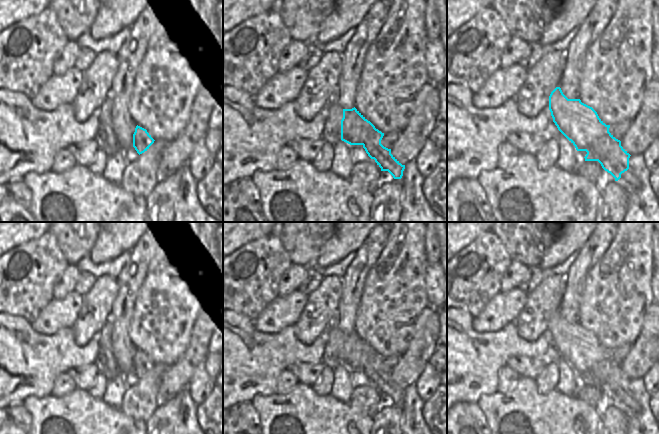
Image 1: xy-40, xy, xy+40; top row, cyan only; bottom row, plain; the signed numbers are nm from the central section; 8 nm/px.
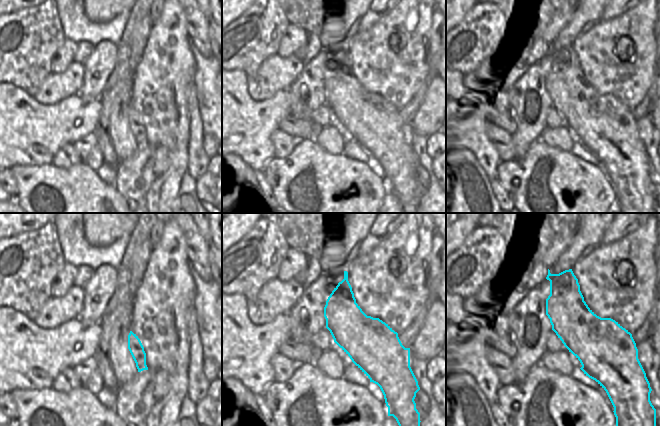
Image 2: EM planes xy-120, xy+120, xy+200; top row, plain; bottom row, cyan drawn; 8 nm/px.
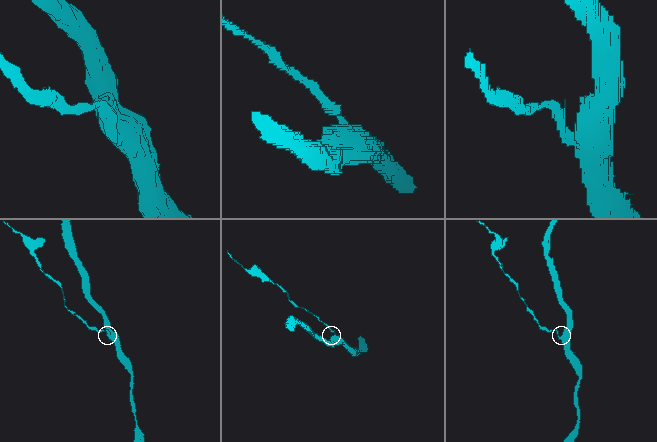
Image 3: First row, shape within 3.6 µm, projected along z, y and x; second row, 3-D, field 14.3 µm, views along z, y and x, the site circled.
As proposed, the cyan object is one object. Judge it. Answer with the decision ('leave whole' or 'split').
split

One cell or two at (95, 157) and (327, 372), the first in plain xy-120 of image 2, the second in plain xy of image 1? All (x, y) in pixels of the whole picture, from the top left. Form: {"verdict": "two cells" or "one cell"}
{"verdict": "one cell"}

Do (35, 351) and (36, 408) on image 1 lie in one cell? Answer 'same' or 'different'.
different

